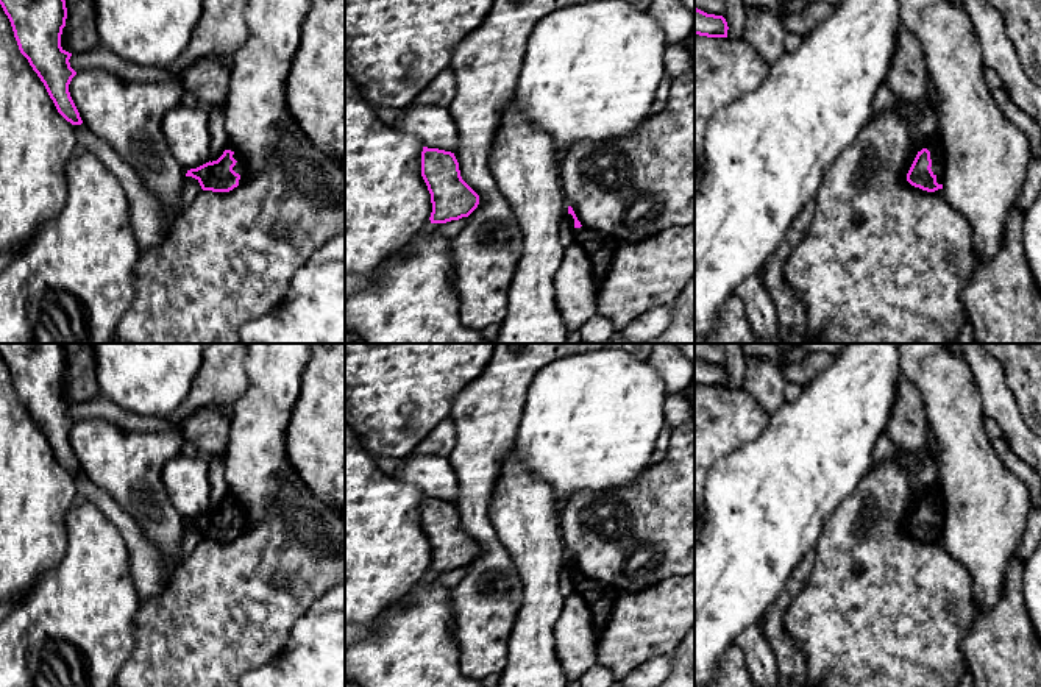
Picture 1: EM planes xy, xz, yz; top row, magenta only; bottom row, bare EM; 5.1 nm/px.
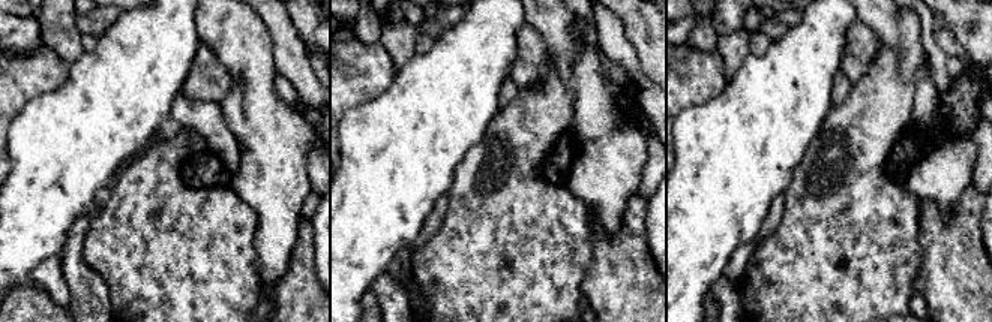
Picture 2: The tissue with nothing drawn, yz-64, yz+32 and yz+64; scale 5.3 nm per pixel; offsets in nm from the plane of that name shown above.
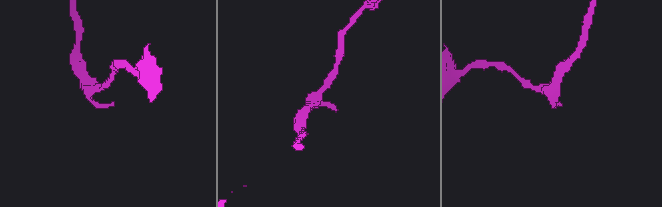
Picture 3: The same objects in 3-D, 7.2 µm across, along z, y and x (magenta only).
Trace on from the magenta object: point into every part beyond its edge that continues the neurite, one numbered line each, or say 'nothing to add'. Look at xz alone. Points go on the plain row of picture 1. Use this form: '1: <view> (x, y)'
1: xz (600, 598)

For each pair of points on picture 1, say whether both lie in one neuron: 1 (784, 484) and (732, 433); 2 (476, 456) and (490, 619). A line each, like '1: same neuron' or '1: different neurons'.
1: different neurons
2: same neuron

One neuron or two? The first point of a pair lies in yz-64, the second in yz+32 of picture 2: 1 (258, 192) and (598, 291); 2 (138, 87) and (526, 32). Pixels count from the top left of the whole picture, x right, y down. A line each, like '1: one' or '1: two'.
1: two
2: two

